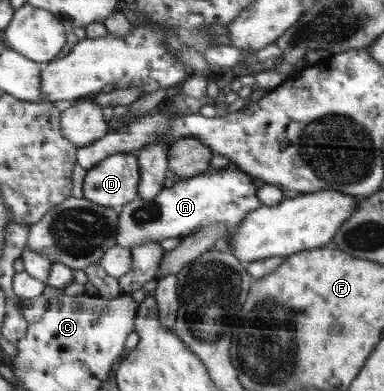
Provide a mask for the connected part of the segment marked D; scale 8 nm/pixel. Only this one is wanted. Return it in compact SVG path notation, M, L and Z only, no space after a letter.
M137 153L112 154L85 174L83 197L120 211L139 194L140 165Z

